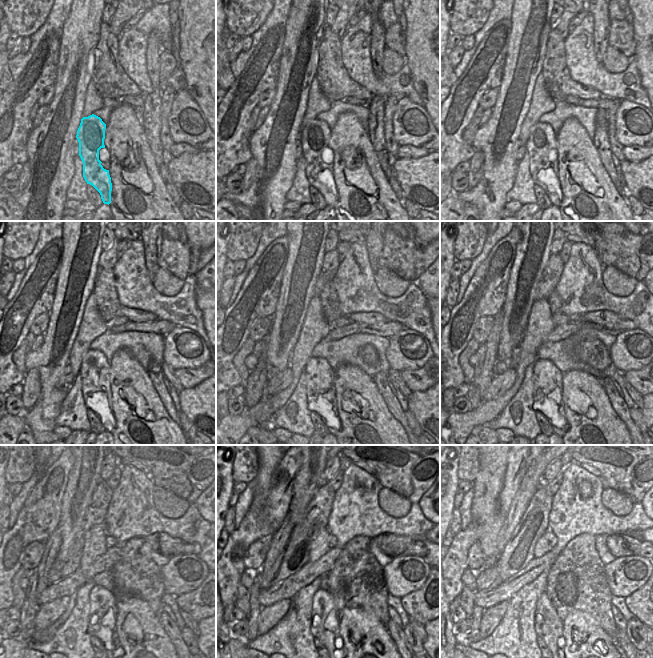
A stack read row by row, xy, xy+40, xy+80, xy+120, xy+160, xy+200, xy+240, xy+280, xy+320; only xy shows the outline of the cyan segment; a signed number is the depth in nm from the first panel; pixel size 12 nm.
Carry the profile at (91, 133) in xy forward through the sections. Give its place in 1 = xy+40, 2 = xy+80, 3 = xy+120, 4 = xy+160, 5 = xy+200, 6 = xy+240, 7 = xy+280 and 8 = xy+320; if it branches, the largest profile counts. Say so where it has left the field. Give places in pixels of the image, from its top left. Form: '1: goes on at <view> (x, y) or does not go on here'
1: goes on at xy+40 (314, 136)
2: goes on at xy+80 (542, 139)
3: goes on at xy+120 (94, 371)
4: goes on at xy+160 (321, 398)
5: goes on at xy+200 (547, 379)
6: goes on at xy+240 (102, 603)
7: goes on at xy+280 (325, 618)
8: goes on at xy+320 (548, 626)

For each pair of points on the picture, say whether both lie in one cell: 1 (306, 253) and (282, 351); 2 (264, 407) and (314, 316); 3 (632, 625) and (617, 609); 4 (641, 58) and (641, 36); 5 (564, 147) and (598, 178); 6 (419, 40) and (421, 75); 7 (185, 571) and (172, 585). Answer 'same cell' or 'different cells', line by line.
1: same cell
2: same cell
3: different cells
4: same cell
5: same cell
6: same cell
7: same cell

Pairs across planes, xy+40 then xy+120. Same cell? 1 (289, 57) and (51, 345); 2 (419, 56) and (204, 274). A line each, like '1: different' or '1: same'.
1: same
2: different

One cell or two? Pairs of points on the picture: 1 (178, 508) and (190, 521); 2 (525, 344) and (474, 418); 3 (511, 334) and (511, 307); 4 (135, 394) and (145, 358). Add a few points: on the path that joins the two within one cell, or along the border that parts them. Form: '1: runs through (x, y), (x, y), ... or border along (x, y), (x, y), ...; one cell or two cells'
1: border along (189, 503), (179, 517), (161, 514); two cells
2: runs through (521, 365), (517, 385), (495, 407); one cell
3: runs through (512, 327), (511, 314); one cell
4: border along (127, 350), (146, 369); two cells

